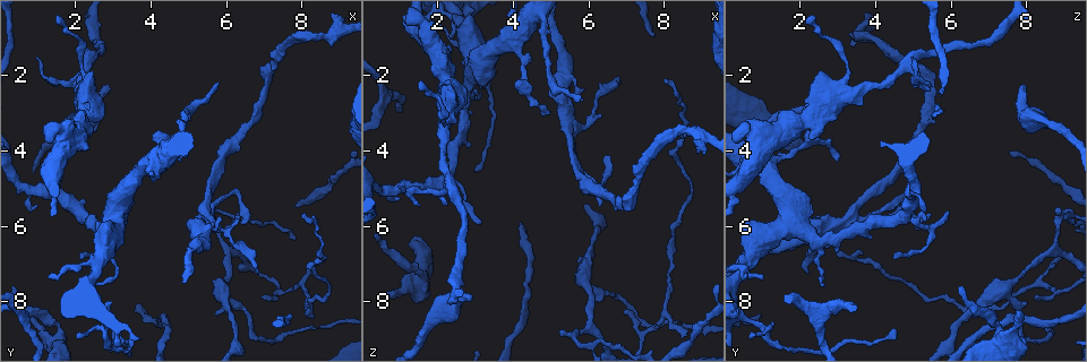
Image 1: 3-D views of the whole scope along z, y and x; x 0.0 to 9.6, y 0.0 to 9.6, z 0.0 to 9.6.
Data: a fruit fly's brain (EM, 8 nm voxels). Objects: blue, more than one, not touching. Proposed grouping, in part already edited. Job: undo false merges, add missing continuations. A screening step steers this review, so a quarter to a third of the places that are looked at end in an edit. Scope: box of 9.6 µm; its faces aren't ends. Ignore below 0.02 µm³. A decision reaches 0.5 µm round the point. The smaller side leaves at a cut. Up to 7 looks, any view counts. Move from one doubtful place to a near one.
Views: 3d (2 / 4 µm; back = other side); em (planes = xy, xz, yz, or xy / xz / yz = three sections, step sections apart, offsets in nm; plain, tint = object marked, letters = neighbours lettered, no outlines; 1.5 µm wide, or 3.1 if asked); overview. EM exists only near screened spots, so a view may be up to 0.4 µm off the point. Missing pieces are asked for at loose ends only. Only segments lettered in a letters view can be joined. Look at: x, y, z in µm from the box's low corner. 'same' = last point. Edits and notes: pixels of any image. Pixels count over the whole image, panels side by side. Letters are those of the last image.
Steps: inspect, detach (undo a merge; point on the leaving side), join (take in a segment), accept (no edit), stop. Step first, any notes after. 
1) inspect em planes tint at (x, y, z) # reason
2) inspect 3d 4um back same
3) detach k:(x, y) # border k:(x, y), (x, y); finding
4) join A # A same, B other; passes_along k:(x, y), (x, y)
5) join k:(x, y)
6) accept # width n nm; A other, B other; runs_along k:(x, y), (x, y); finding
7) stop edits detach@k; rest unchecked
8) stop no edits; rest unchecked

inspect 3d 4um at (2.20, 2.30, 3.85) # thick turns thin

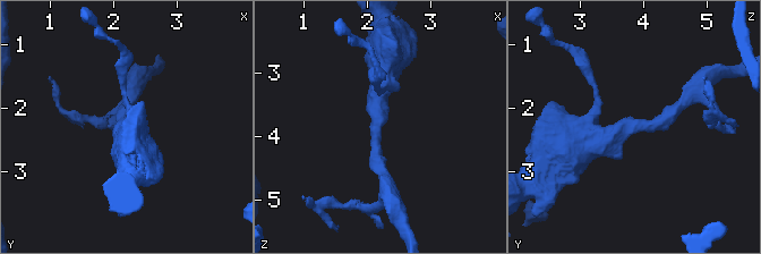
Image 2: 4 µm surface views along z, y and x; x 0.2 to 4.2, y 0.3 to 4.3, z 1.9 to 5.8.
inspect em planes tint at (2.15, 2.25, 3.90) # arm_widths 220, 420 nm; shape alone is not enough

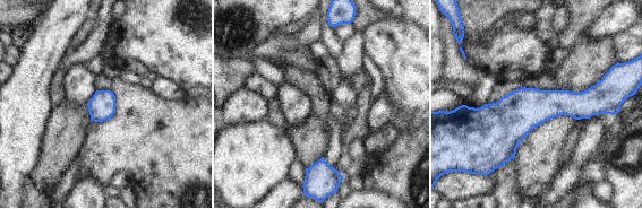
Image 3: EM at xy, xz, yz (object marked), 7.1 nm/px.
inspect em planes letters same

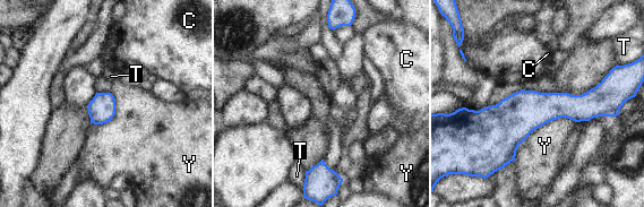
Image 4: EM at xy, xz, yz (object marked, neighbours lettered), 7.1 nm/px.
accept # C other, T other, Y other; border 4:(576, 121), (538, 127), (514, 160); one cell here

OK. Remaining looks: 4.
inspect 3d 2um at (0.60, 8.25, 7.80) # free end

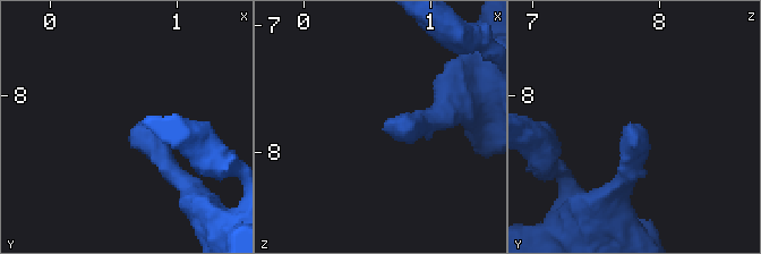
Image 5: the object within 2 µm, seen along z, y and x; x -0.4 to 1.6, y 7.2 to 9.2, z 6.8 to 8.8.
inspect em xy step 8 letters at (0.64, 8.28, 7.76) # shape alone is not enough

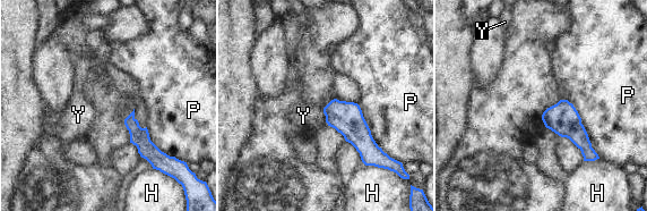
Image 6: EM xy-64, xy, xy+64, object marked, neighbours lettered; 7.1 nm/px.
accept # H other, P other, Y other; no lettered segment goes on from it

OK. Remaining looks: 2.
inspect em yz step 4 tint at (8.00, 5.65, 2.15) # tapers out

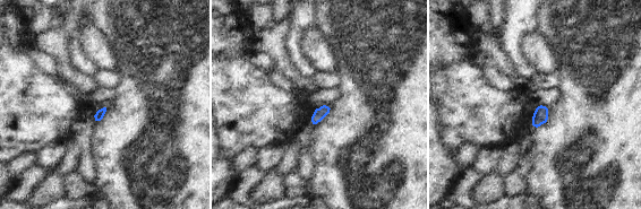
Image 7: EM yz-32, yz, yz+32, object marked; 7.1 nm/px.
inspect em planes letters same # cut it another way

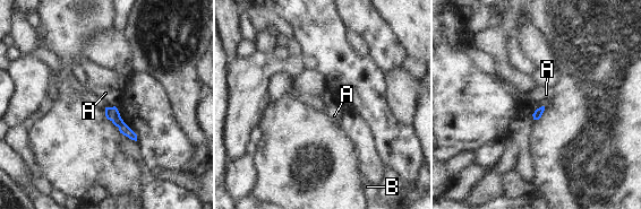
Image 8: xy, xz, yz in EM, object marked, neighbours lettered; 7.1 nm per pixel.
accept # A other, B other; border 8:(114, 105), (105, 107); no lettered segment goes on from it

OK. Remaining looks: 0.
stop no edits; rest unchecked

